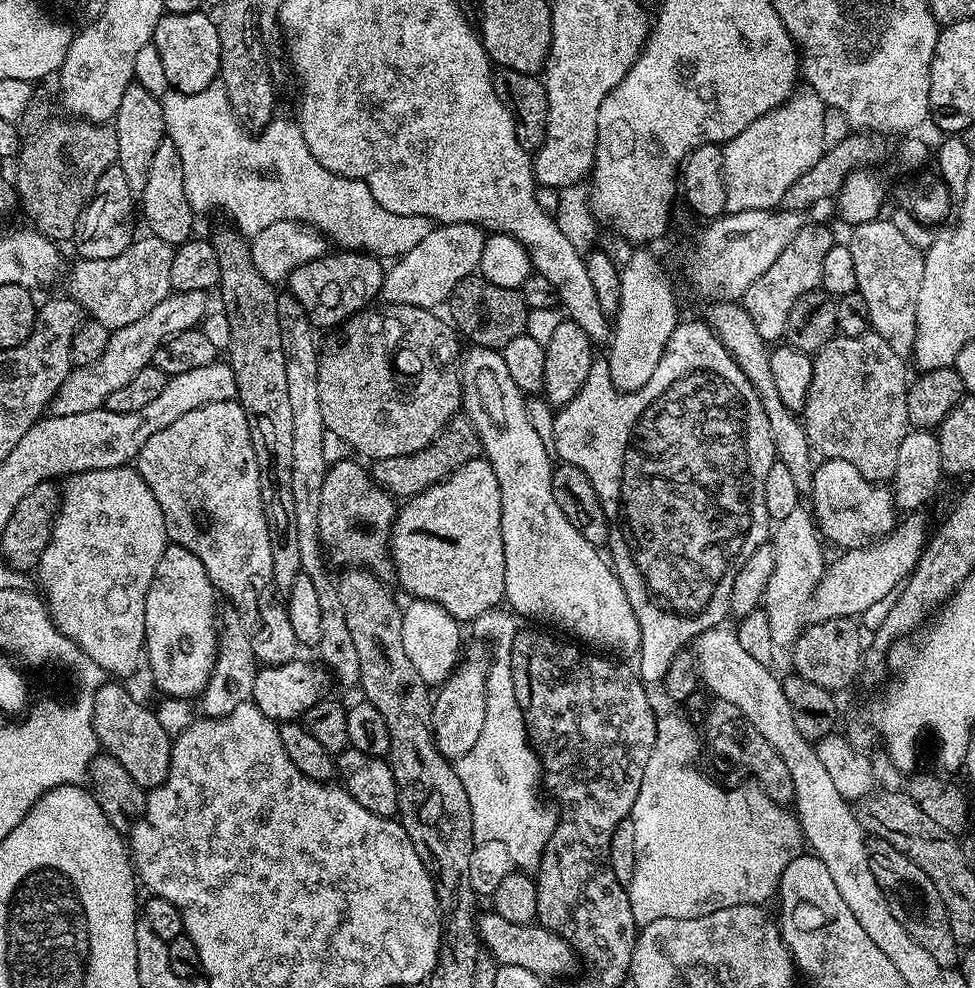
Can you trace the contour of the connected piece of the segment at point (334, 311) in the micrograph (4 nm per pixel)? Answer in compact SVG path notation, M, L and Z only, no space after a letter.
M332 250L322 258L298 266L286 281L287 291L299 302L317 330L335 329L356 313L365 311L383 290L386 268L377 257L363 250L336 251L340 252Z

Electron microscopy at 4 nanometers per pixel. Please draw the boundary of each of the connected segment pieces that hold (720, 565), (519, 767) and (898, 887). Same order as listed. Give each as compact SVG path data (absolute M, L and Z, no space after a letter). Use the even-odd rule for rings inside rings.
M688 320L677 323L676 328L670 334L670 342L666 346L666 350L662 354L662 358L658 362L658 366L654 369L654 374L650 374L650 382L646 382L646 386L642 386L637 392L622 392L614 386L614 382L610 378L610 370L608 369L607 359L596 358L593 359L590 366L590 374L586 374L586 382L582 386L582 390L578 390L578 394L569 404L563 405L559 409L560 412L556 416L556 421L552 424L552 440L550 436L550 444L554 449L555 455L559 457L565 464L573 464L578 466L590 478L590 482L594 486L594 490L598 494L598 498L604 507L604 513L608 519L608 543L606 545L607 551L612 551L610 555L610 563L612 571L615 572L617 578L622 582L622 590L626 590L626 598L630 601L630 610L636 612L638 618L638 630L640 631L640 650L638 653L638 661L640 660L640 668L638 667L638 675L645 685L653 686L665 679L670 670L670 662L674 662L674 654L685 651L702 633L710 631L711 628L719 628L725 623L724 619L729 619L730 613L728 607L730 606L730 594L732 593L732 583L734 578L742 570L742 566L746 562L746 558L750 558L750 554L754 554L754 550L758 550L758 546L762 546L769 539L770 536L770 521L766 514L766 501L762 495L762 486L766 483L766 474L770 471L770 466L776 460L776 451L774 450L774 438L770 438L770 422L766 422L766 410L762 410L762 402L760 396L754 390L754 386L746 378L746 374L742 374L742 370L738 366L738 362L726 350L726 346L722 346L722 342L717 338L716 333L708 327L707 323L696 320ZM660 596L672 608L660 608Z
M500 611L487 612L474 621L478 635L497 640L496 661L487 665L486 722L482 722L480 742L474 754L459 760L455 770L462 786L466 786L466 798L470 798L473 841L478 844L487 840L504 842L517 869L535 870L540 867L540 859L554 834L558 816L551 807L544 808L540 801L540 758L528 738L524 711L518 706L518 698L514 698L512 643L518 631L518 620L511 611Z
M875 838L867 841L868 864L874 870L874 878L878 878L878 886L886 894L886 898L892 903L892 913L902 926L922 946L922 950L930 953L930 958L938 962L938 966L956 968L958 964L958 945L954 942L954 933L950 931L950 914L946 910L946 902L942 894L930 882L926 870L918 866L902 850L894 850L890 842Z

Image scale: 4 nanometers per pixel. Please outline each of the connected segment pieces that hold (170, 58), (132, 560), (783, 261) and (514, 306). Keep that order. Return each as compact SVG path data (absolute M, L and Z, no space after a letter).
M204 10L190 14L169 12L161 16L152 35L152 45L162 58L169 89L182 94L198 94L198 90L206 90L206 86L217 83L222 46L218 38L216 21L211 15L208 17Z
M125 466L123 468L90 470L89 472L74 472L63 481L62 487L60 488L60 508L57 510L53 519L50 540L46 546L46 550L42 550L42 558L40 559L38 569L40 584L44 587L42 596L46 601L48 615L51 616L52 621L56 623L56 629L62 634L66 634L66 638L70 638L74 641L105 674L112 675L113 672L113 674L116 675L113 677L124 678L120 676L130 675L139 664L141 667L142 657L146 652L144 647L146 594L150 590L150 582L154 578L154 570L158 566L158 558L162 558L164 549L168 547L169 543L166 522L162 518L162 506L158 506L158 498L154 498L150 486L146 486L146 482L140 477L135 467Z
M805 223L804 227L798 230L798 234L790 238L782 254L778 254L778 258L771 263L770 270L766 270L762 278L757 278L754 286L750 286L750 290L746 290L742 306L746 314L750 314L750 322L754 322L754 330L758 330L758 334L762 334L766 342L779 341L786 330L786 317L790 315L794 302L798 302L802 294L820 288L822 261L833 242L834 236L826 225Z
M473 274L458 282L446 301L452 311L451 323L465 341L480 348L503 350L506 342L525 335L528 330L528 303L515 288L494 286L485 276Z

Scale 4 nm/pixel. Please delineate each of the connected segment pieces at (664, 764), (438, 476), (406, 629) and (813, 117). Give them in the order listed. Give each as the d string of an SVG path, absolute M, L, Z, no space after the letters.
M679 711L668 712L659 717L656 721L656 737L654 738L654 750L650 754L650 762L646 762L646 774L642 774L642 790L638 790L638 798L634 798L634 806L632 807L631 819L634 822L634 842L638 846L636 851L636 861L634 862L634 878L629 884L626 885L628 890L628 897L630 898L630 910L634 914L634 922L637 926L643 926L649 924L650 922L658 922L658 918L674 918L675 920L689 920L690 918L698 918L699 916L705 916L710 914L714 910L726 910L726 906L746 906L747 904L754 904L757 906L767 905L767 900L777 895L778 889L780 887L780 879L782 874L786 870L786 866L790 866L790 862L794 862L796 856L801 855L805 851L806 841L804 838L804 832L800 829L800 822L796 819L795 815L785 805L776 804L767 794L761 790L759 784L755 782L747 782L748 784L740 784L737 788L719 788L706 773L700 772L700 768L696 765L696 755L700 752L700 744L702 748L702 740L698 735L697 729L694 727L688 719L686 719Z
M463 414L452 417L448 427L436 437L430 446L418 450L414 454L402 454L398 458L382 458L371 465L372 479L379 488L384 488L394 498L411 498L420 492L426 491L430 486L437 484L439 480L445 480L451 476L458 466L466 466L466 462L481 459L482 449L480 439L474 430L474 426Z
M409 599L402 608L402 647L410 657L414 670L429 686L443 686L452 677L460 657L461 621L455 620L449 612L442 610L433 600Z
M807 86L797 87L788 99L774 110L762 114L724 149L724 181L726 182L725 213L746 210L772 210L783 201L786 190L806 174L822 158L822 114L826 105Z

